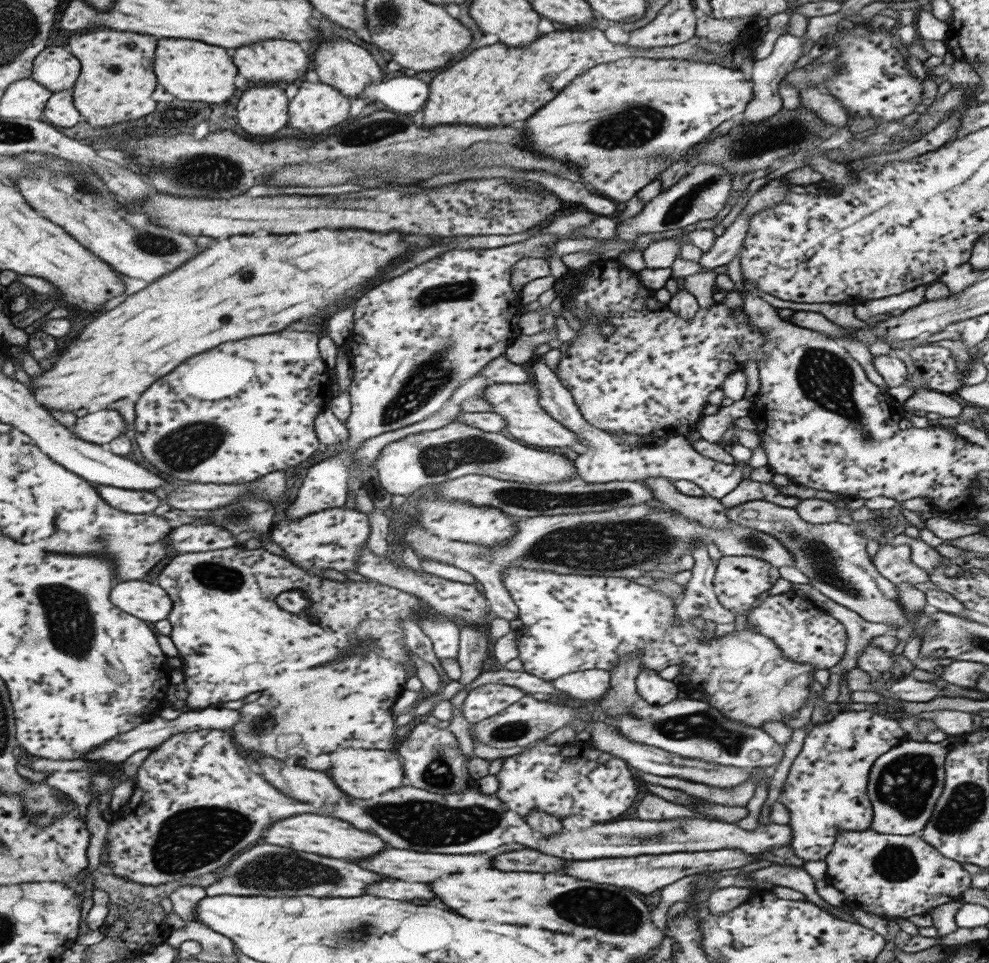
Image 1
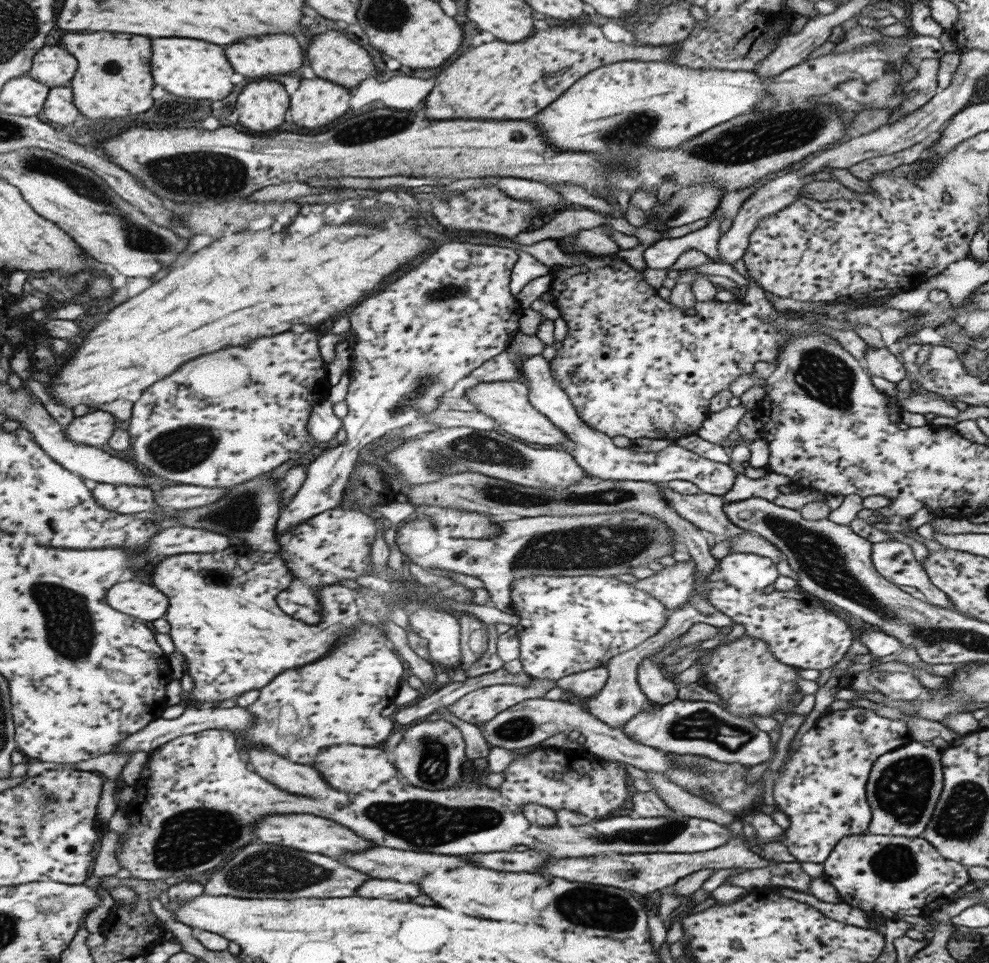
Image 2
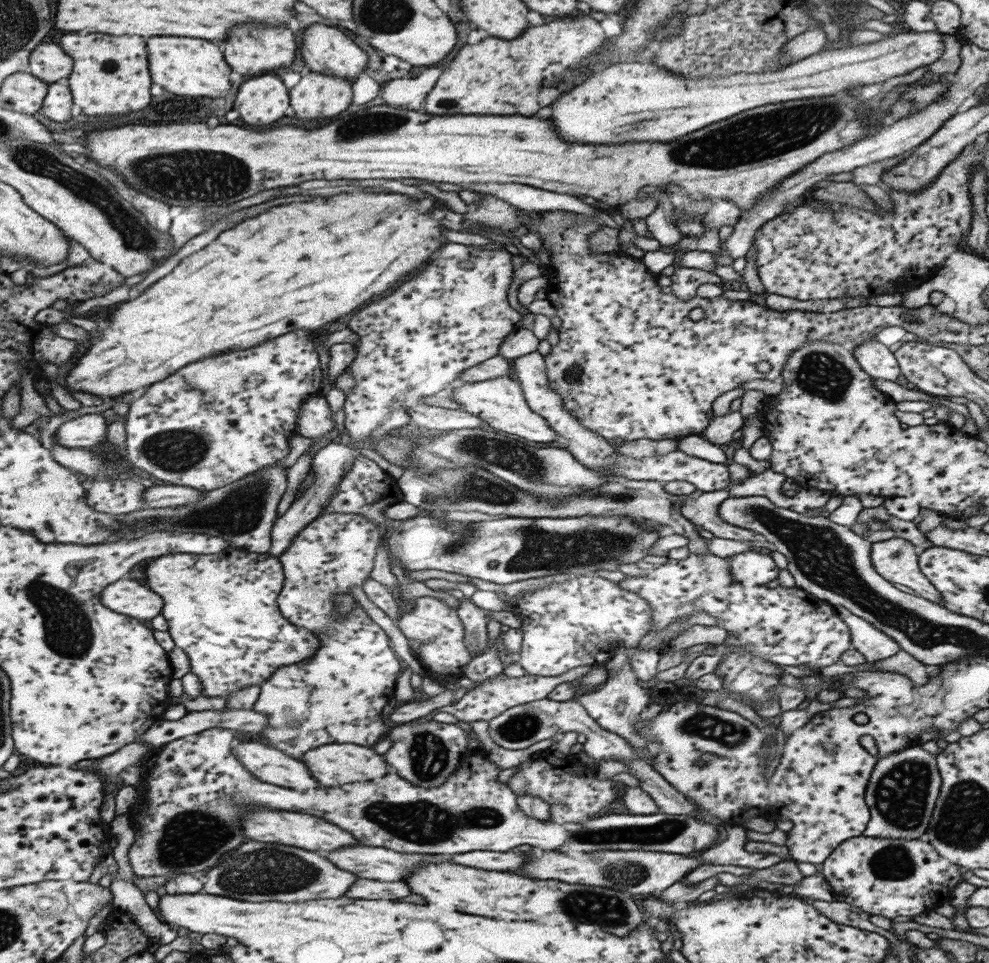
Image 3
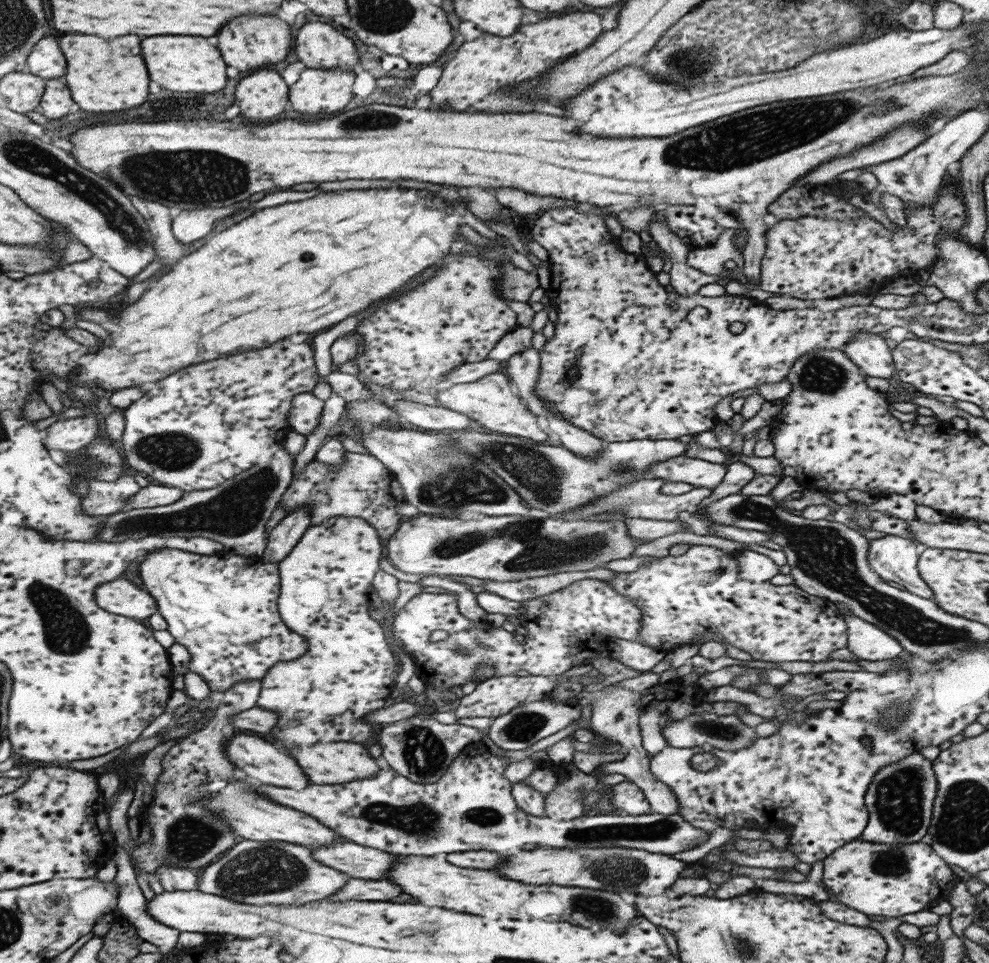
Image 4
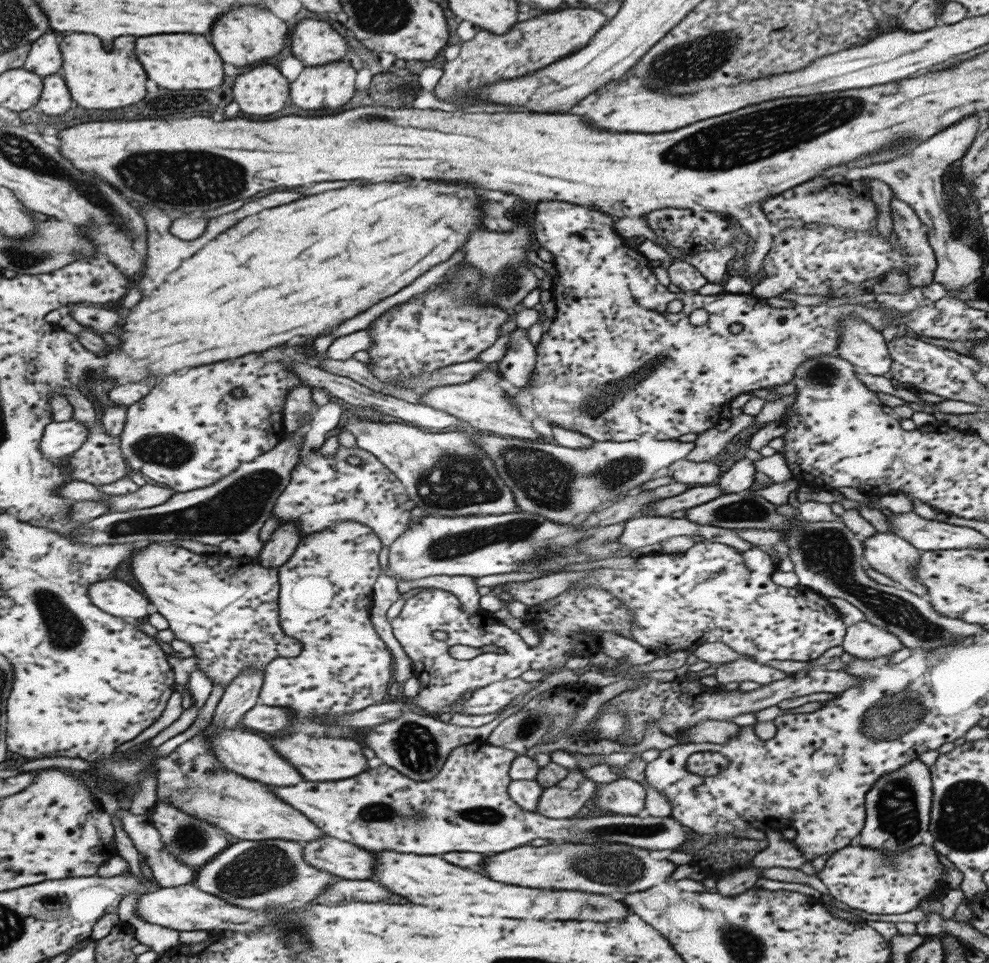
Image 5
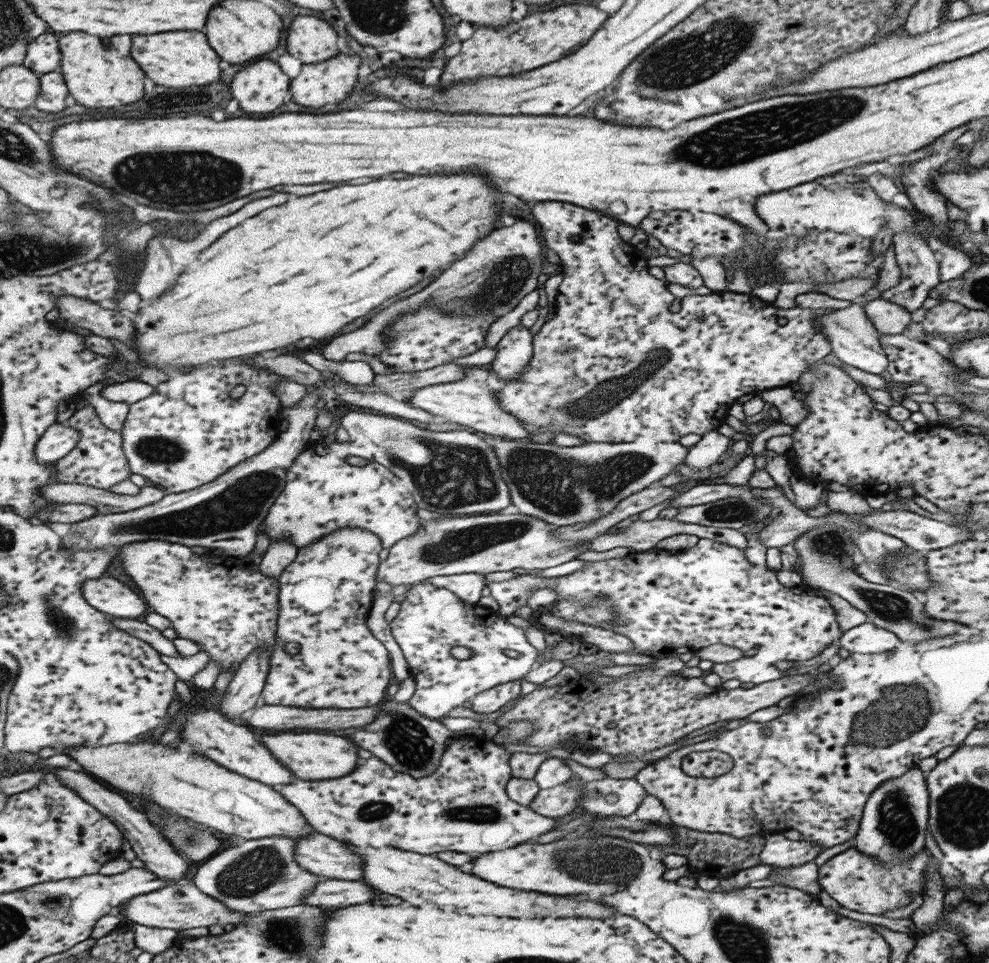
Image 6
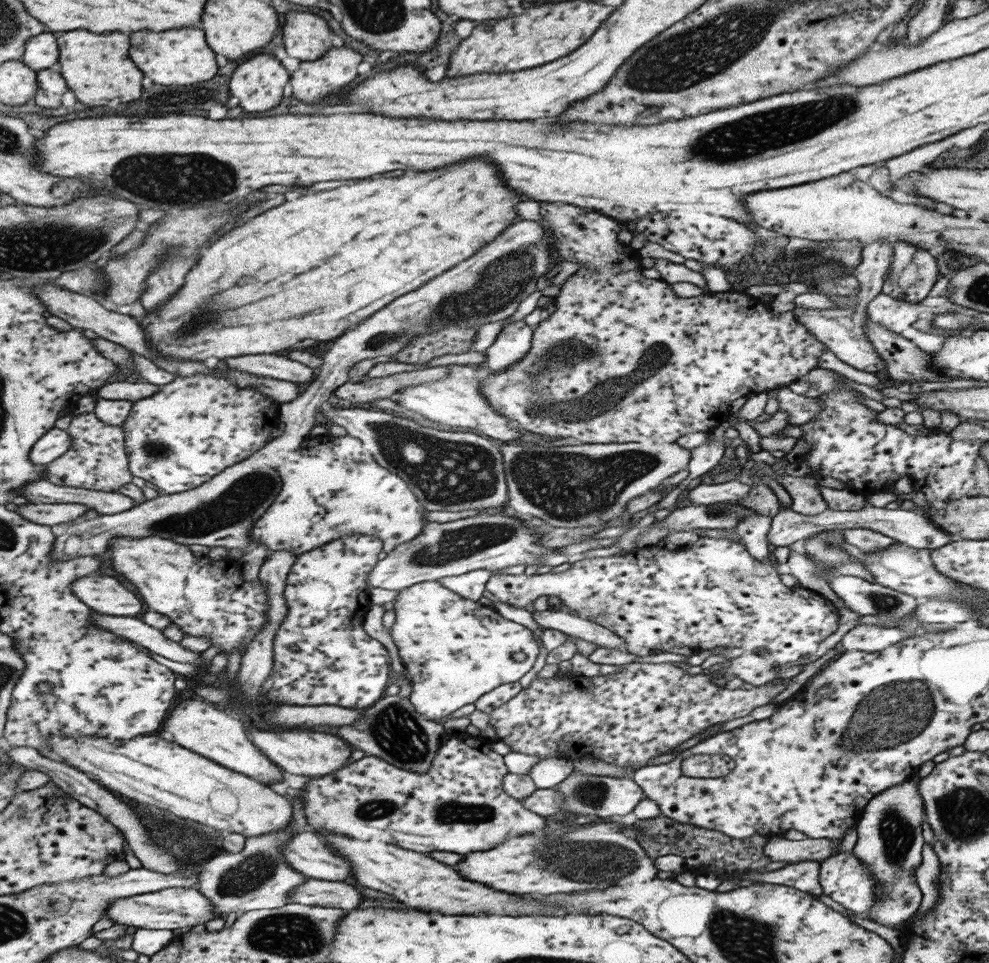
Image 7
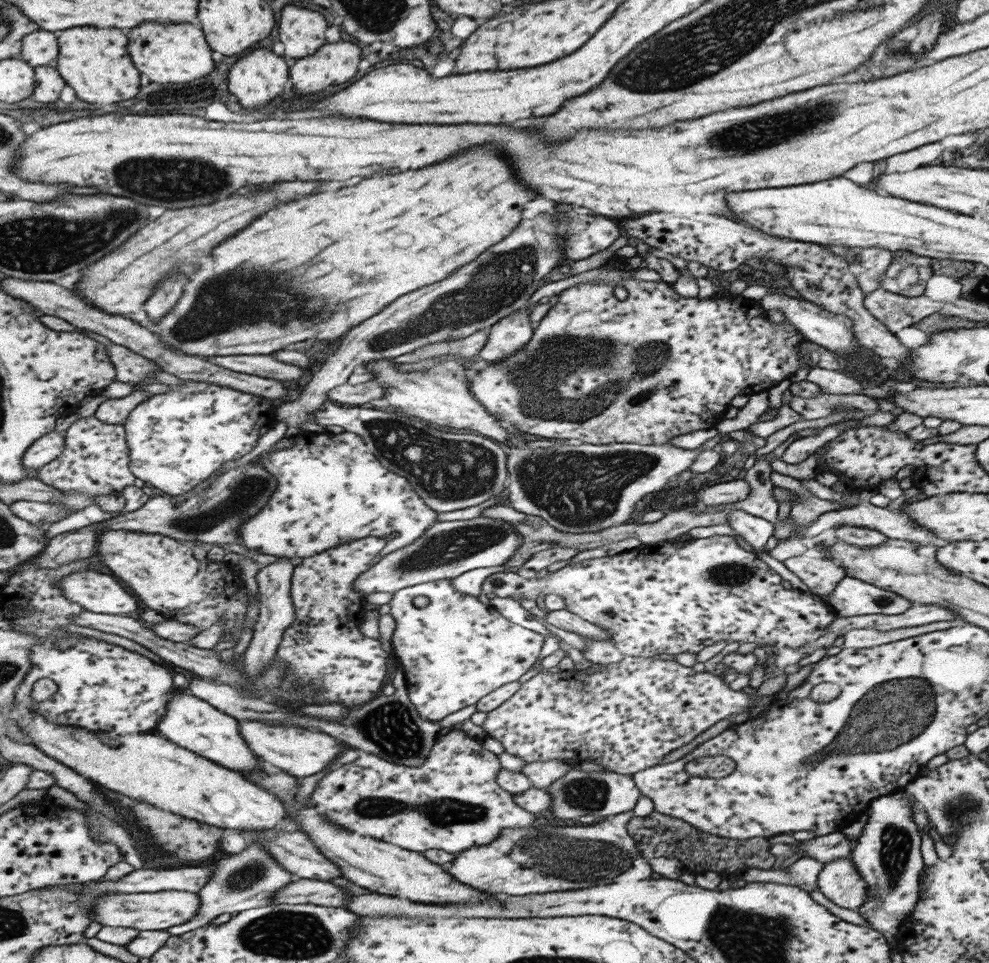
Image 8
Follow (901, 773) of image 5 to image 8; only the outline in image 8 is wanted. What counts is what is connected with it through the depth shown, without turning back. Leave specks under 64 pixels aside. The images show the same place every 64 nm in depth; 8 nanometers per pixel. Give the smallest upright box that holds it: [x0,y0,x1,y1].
[850,788,923,936]

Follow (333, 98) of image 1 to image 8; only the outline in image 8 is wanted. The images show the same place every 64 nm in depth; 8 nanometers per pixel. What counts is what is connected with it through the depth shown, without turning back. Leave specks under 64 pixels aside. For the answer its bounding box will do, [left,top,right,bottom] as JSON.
[288,40,361,96]

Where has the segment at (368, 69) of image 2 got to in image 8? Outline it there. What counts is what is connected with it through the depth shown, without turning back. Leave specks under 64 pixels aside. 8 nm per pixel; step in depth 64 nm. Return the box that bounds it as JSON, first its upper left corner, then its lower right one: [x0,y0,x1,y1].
[278,4,327,58]

